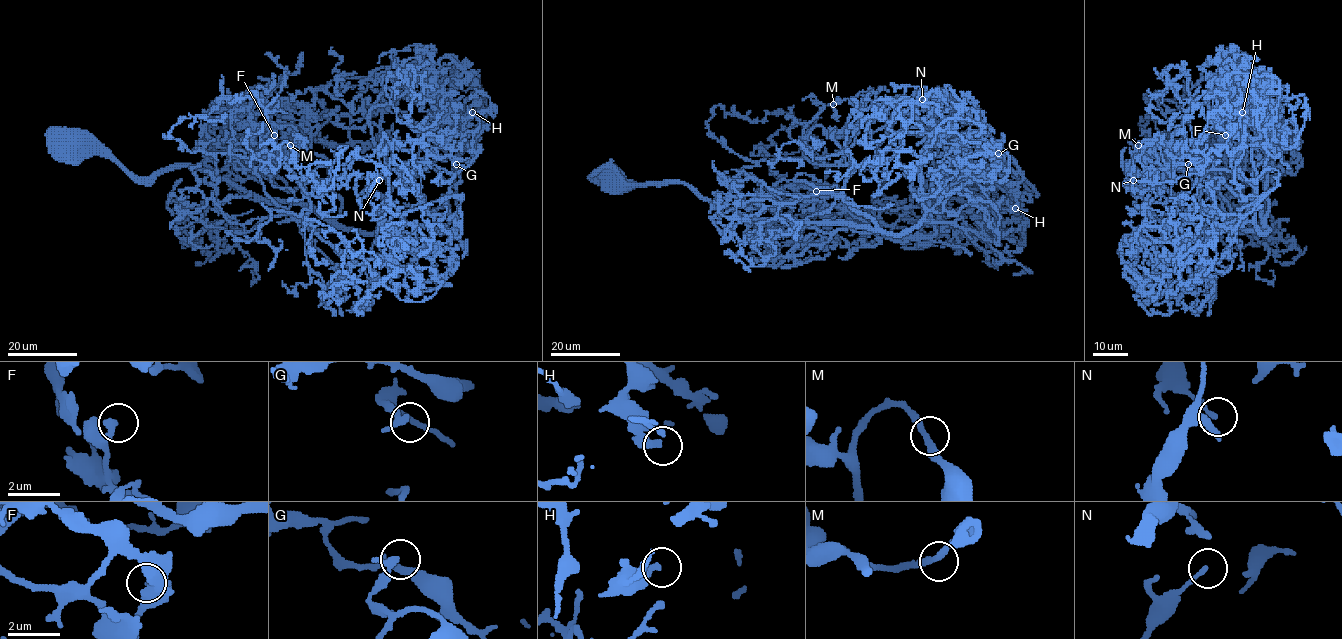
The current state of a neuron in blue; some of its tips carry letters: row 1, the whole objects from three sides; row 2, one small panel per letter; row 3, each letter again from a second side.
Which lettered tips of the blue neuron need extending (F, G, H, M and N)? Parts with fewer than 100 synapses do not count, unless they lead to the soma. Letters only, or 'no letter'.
no letter

